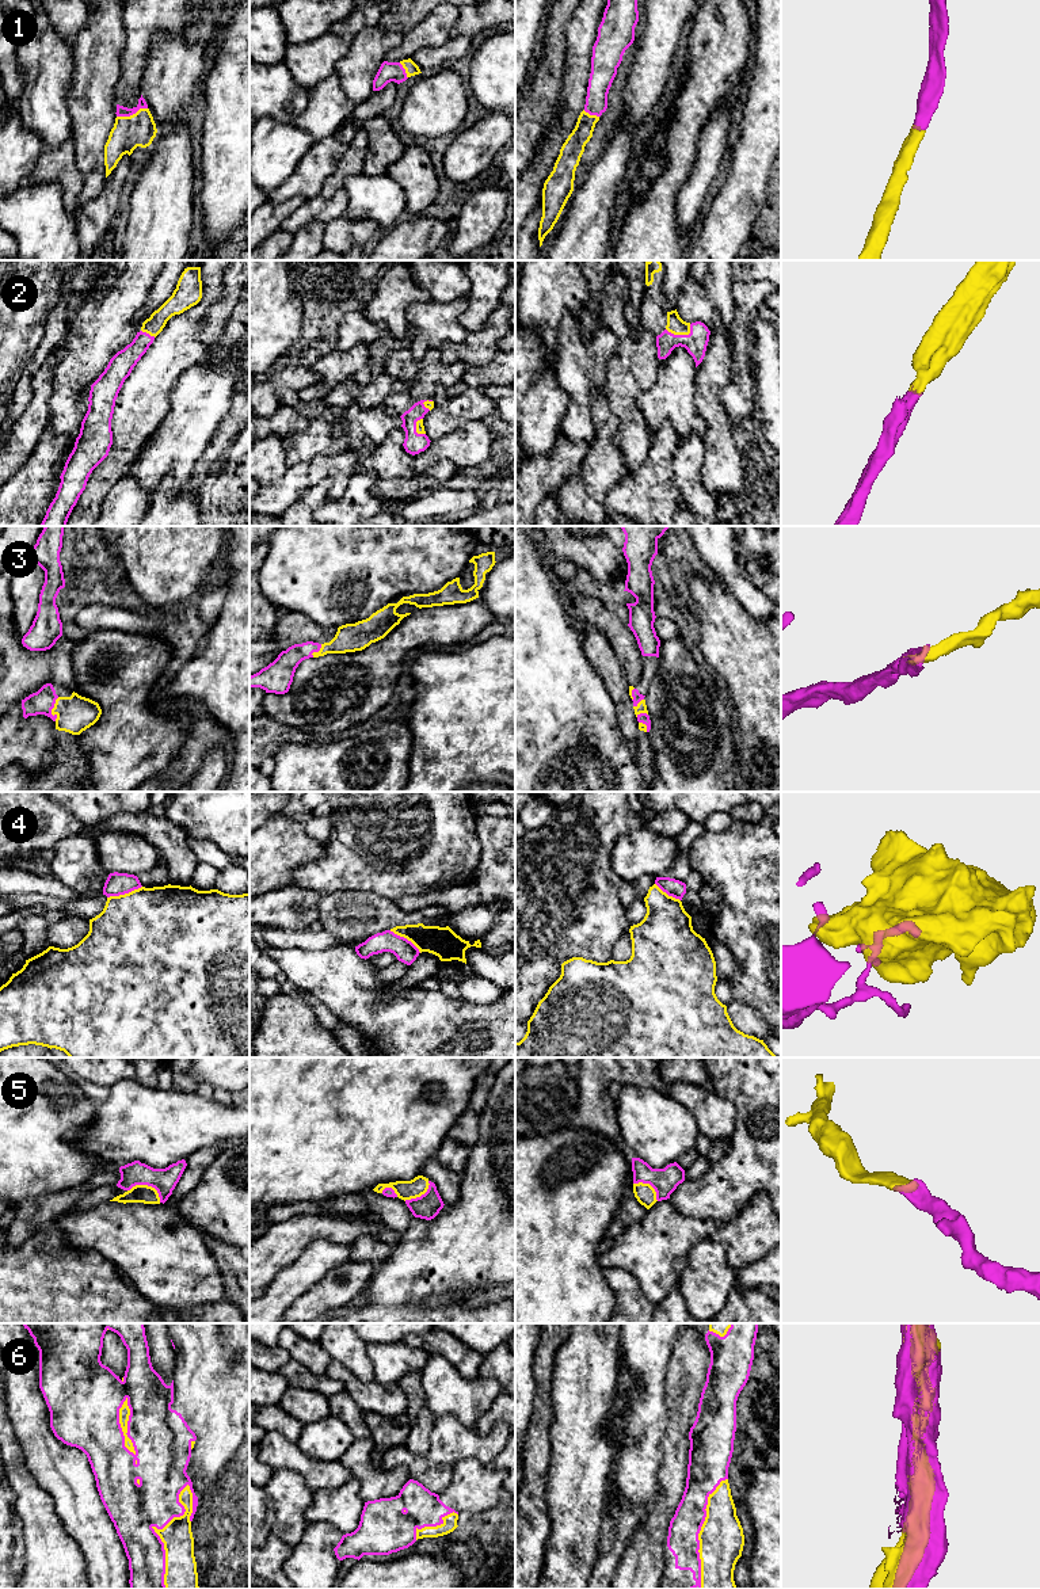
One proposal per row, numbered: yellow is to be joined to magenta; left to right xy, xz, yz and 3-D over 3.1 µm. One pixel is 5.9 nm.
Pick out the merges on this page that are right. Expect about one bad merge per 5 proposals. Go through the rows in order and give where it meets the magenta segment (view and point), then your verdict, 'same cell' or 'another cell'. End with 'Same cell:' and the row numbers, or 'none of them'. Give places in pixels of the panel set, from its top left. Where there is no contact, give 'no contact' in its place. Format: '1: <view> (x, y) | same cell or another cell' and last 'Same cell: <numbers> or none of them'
1: xy (132, 114) | same cell
2: yz (681, 335) | same cell
3: xy (52, 708) | same cell
4: xy (124, 894) | another cell
5: xy (148, 1185) | same cell
6: xy (153, 1530) | another cell
Same cell: 1, 2, 3, 5

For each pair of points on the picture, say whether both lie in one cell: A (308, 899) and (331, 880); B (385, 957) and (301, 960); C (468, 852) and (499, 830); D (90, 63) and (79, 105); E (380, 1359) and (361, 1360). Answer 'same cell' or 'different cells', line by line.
A: different cells
B: different cells
C: different cells
D: same cell
E: different cells

